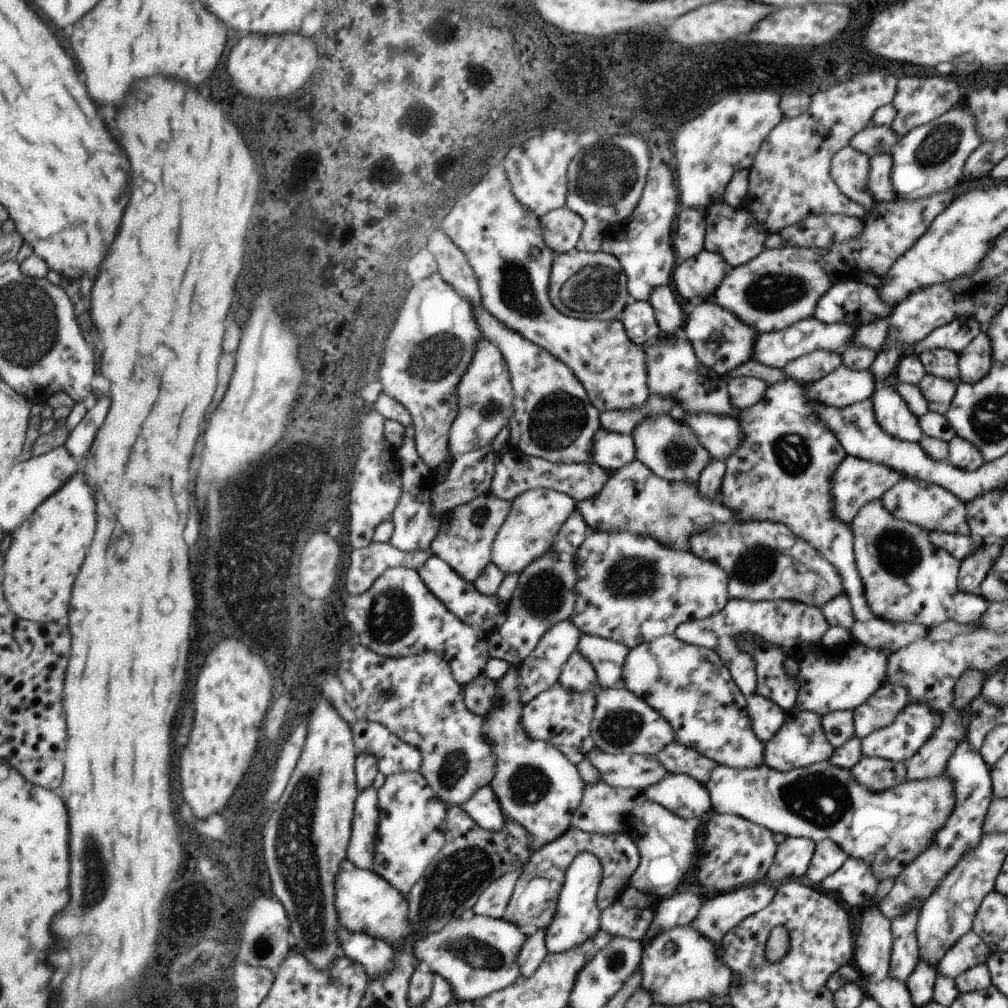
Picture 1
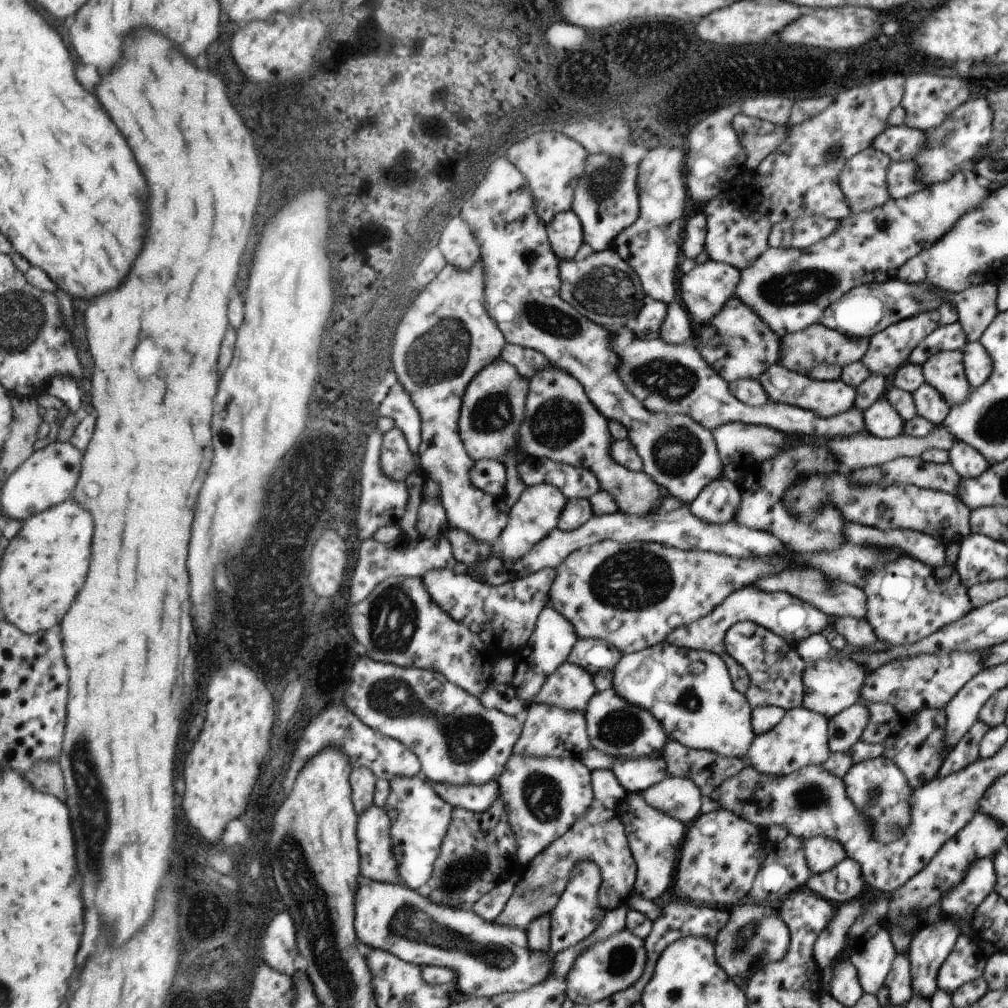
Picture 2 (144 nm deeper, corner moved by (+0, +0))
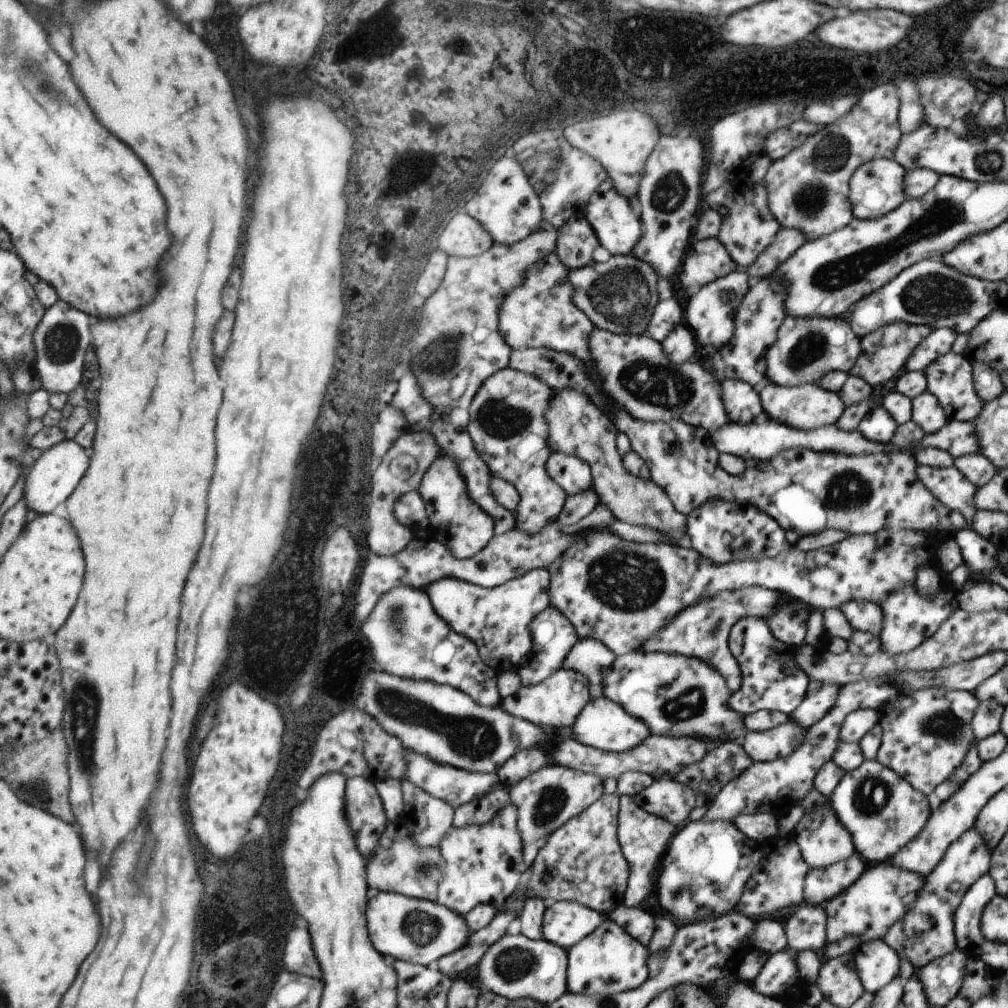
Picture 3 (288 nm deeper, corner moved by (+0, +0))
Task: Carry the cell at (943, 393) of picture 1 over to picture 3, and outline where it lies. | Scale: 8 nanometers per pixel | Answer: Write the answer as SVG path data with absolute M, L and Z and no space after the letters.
M925 390L911 402L913 402L913 412L911 412L913 418L911 420L925 432L925 436L937 434L947 424L947 412L939 404L937 396L933 396Z

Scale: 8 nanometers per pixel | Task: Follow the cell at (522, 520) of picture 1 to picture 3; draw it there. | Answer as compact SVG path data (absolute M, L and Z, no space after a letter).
M511 368L497 370L497 374L477 390L477 396L471 398L467 434L475 444L477 456L489 466L489 472L511 484L519 494L515 528L523 534L539 534L553 526L565 508L567 494L549 480L547 474L547 462L553 452L549 450L549 426L545 414L549 412L551 400L553 388L535 376Z

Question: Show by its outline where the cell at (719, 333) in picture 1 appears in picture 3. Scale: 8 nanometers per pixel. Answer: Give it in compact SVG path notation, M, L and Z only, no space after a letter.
M765 276L761 280L751 280L751 290L745 294L741 306L737 308L735 334L727 346L717 350L715 362L711 366L719 382L721 380L743 380L751 384L757 392L763 390L763 386L767 384L765 354L767 354L767 348L775 342L777 330L781 328L783 320L787 318L785 300L787 300L787 290L785 290L785 284L779 282L779 276Z

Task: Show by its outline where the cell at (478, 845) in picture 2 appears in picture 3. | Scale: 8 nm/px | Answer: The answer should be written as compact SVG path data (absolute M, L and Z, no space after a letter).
M503 784L491 786L489 794L485 794L481 800L463 804L455 808L455 818L453 818L453 828L469 826L469 824L487 824L497 816L499 810L511 804L511 794Z

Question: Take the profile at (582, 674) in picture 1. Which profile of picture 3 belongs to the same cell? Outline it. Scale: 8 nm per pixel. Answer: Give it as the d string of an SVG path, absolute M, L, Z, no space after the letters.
M557 670L553 676L545 678L543 682L535 684L535 686L521 686L515 694L507 696L505 700L501 700L499 708L503 708L507 714L511 714L513 718L519 720L527 720L531 724L537 724L541 728L549 728L549 730L569 730L577 716L581 714L581 710L589 704L589 680L575 672L575 670Z

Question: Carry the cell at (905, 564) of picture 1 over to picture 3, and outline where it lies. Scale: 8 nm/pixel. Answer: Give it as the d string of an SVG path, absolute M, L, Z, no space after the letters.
M915 584L911 588L901 588L901 590L889 594L889 598L885 598L885 602L879 606L885 614L881 634L877 636L881 640L881 652L887 652L891 656L911 654L917 646L921 646L925 640L929 640L941 628L941 624L957 610L957 602L955 602L957 594L959 592L955 592L953 586L947 586L947 584L943 584L943 590L933 598L921 596L921 592L917 592Z

